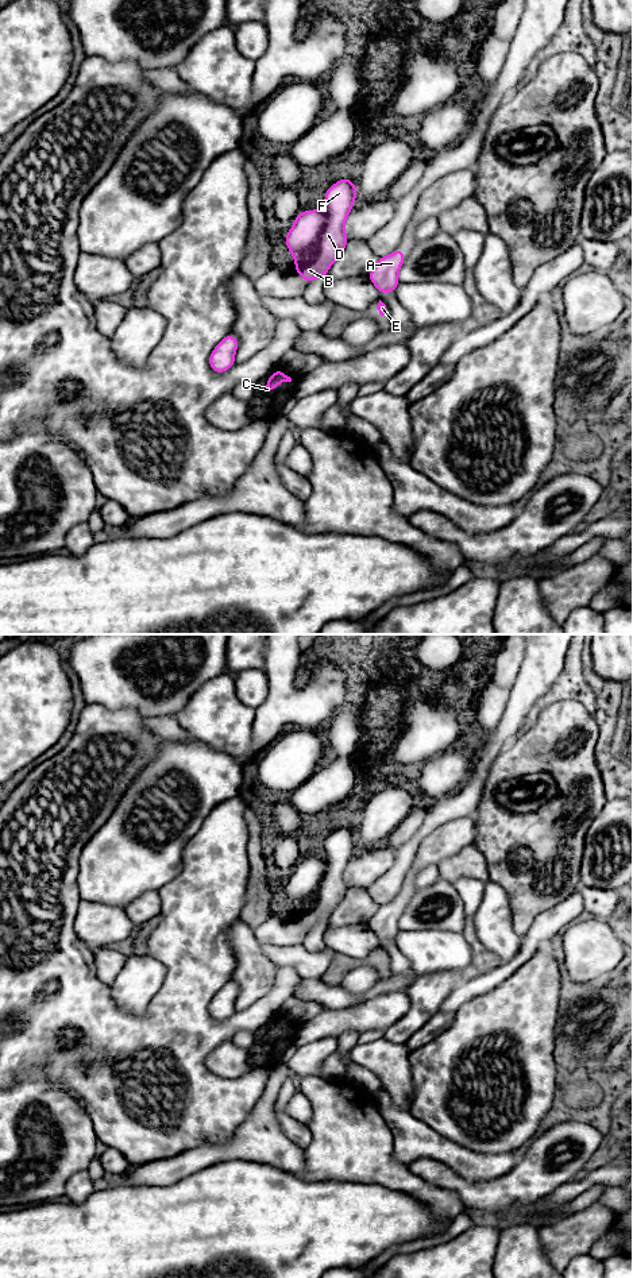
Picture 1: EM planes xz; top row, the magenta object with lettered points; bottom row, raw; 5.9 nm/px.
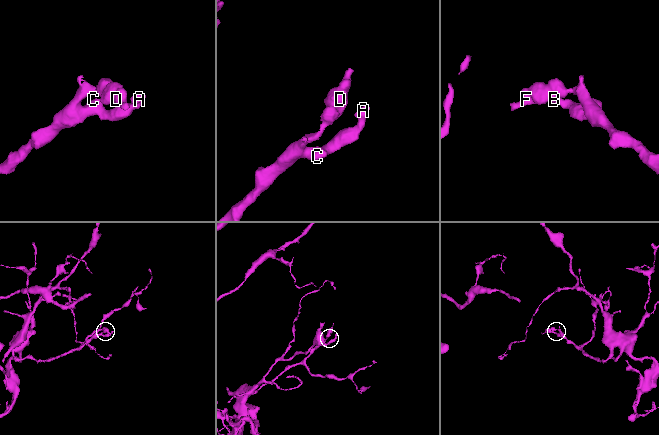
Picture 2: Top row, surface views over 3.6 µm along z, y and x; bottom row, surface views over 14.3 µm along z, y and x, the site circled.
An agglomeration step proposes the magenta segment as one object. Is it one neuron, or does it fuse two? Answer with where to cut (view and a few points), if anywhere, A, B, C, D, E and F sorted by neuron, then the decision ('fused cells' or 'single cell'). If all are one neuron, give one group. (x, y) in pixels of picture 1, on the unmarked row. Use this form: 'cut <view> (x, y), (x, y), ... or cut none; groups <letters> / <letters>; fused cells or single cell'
cut none; groups A B C D E F; single cell

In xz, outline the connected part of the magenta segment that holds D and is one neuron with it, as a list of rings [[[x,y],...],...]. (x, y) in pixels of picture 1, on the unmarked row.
[[[348,826],[335,830],[324,842],[325,858],[300,860],[285,891],[297,908],[294,918],[308,931],[325,924],[348,891],[344,870],[358,843]]]

